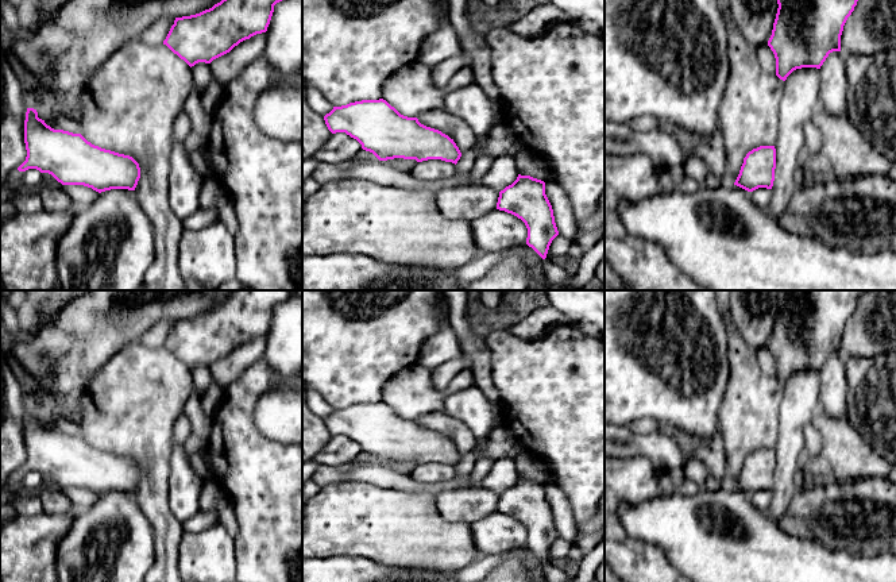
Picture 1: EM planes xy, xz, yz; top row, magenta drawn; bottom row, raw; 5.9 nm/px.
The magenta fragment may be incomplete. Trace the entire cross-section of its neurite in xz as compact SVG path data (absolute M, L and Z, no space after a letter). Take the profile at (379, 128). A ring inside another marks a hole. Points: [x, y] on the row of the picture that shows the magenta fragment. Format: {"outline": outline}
{"outline": "M383 99L333 107L324 120L332 134L345 132L379 161L441 159L456 165L461 157L448 135L421 124L417 117L401 115Z"}

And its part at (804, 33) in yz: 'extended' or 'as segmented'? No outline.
as segmented

